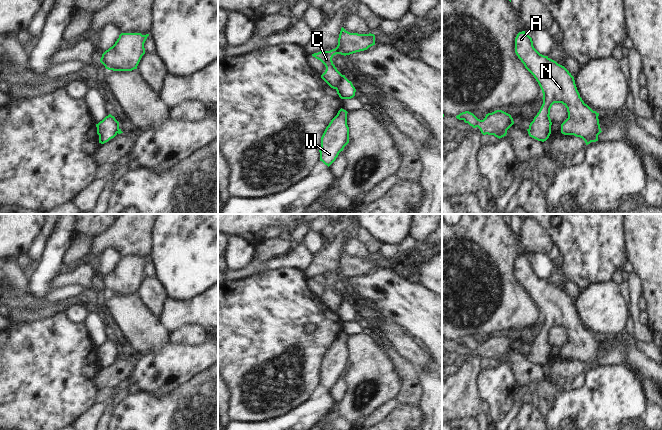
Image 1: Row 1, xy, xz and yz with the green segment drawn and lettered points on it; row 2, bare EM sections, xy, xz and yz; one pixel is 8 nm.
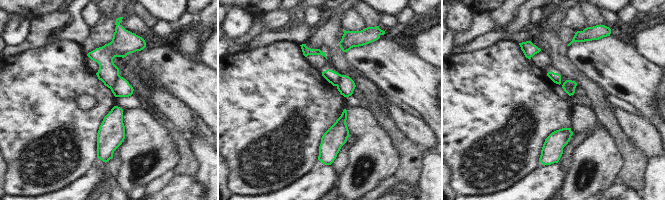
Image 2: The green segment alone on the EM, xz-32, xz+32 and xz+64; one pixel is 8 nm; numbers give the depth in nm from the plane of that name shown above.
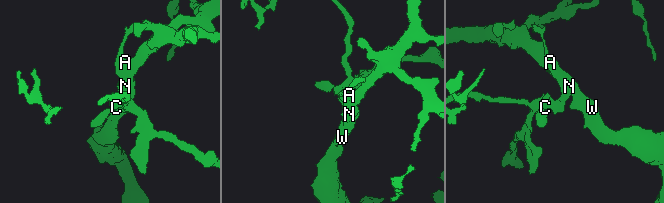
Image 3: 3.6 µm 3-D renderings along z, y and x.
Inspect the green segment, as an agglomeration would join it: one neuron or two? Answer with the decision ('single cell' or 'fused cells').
fused cells

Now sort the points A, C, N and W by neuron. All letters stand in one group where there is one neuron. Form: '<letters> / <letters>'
A N W / C

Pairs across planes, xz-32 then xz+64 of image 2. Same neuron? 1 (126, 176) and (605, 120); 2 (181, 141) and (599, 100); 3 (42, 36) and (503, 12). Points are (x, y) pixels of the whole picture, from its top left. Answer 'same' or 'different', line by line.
1: different
2: same
3: same

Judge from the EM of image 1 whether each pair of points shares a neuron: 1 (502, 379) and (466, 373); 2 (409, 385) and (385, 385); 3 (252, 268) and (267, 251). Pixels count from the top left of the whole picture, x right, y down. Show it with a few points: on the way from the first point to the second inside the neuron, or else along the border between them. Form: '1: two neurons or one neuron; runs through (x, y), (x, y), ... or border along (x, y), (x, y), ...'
1: two neurons; border along (481, 371), (478, 377), (478, 393), (480, 398)
2: two neurons; border along (392, 363), (400, 382), (400, 390), (395, 398)
3: one neuron; runs through (256, 264), (263, 255)

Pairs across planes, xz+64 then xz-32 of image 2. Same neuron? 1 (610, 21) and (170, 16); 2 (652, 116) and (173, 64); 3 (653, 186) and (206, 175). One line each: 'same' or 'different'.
1: different
2: same
3: same

